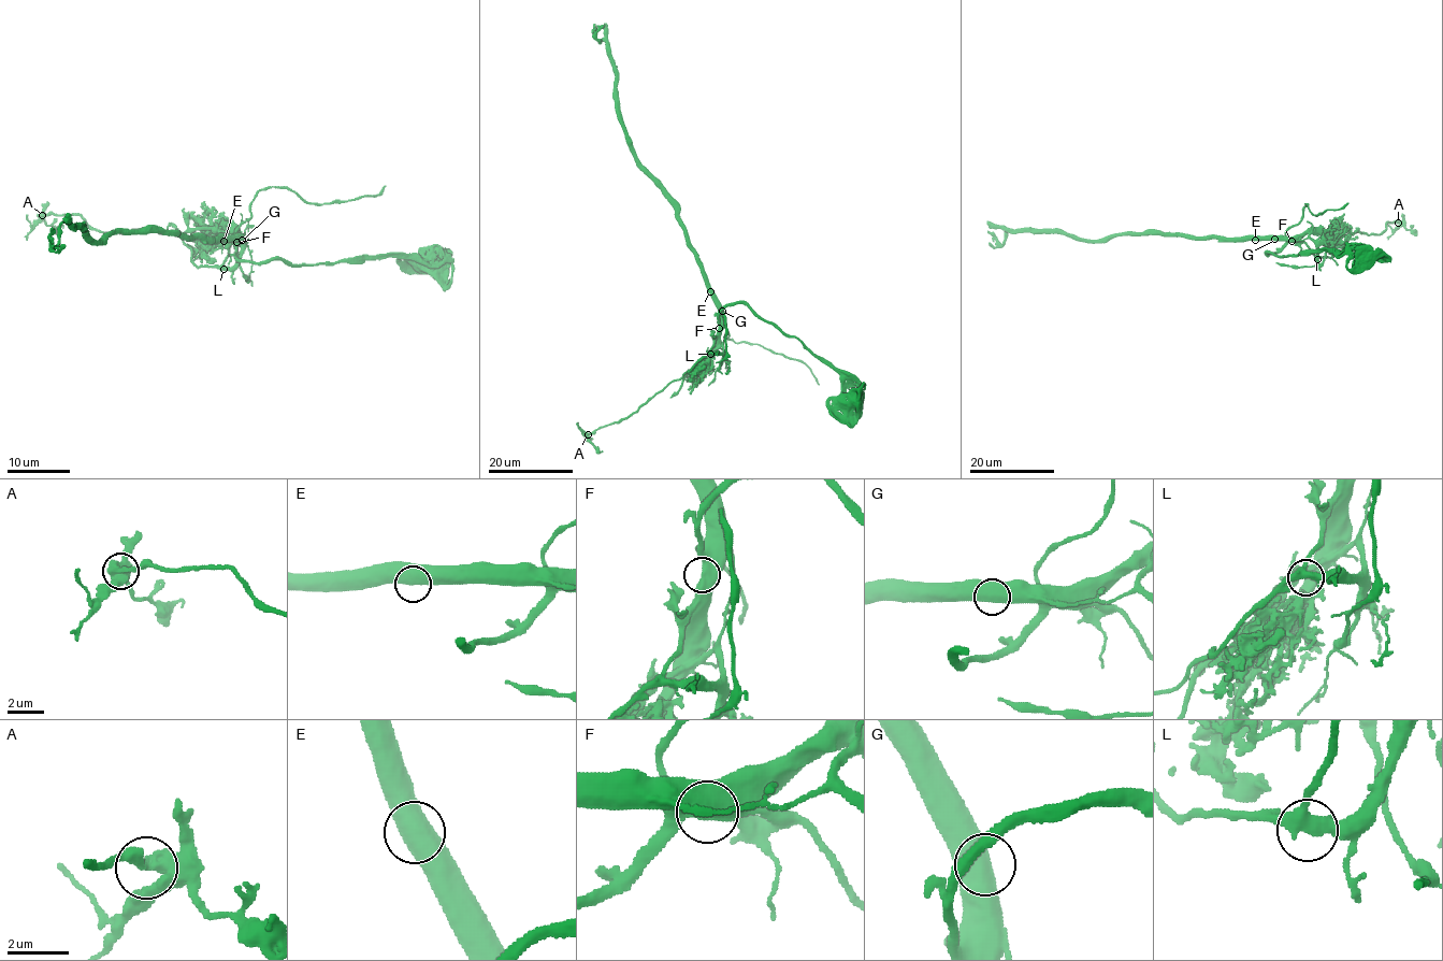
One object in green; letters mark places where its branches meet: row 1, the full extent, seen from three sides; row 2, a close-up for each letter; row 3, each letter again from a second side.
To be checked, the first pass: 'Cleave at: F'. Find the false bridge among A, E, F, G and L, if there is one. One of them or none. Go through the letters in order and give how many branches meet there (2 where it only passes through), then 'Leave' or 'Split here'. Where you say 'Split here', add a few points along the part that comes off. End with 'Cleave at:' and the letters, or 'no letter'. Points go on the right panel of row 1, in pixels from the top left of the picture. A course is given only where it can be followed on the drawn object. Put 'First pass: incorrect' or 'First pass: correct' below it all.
A: Branches: 2. Leave
E: Branches: 1. Leave
F: Branches: 1. Split here. Course of the part to remove: (1292, 241), (1303, 242), (1316, 257), (1330, 257), (1343, 235), (1380, 233), (1387, 223), (1417, 234)
G: Branches: 1. Leave
L: Branches: 3. Leave
Cleave at: F
First pass: correct

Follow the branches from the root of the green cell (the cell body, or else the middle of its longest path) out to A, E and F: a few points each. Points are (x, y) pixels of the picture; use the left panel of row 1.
A: (438, 264), (421, 254), (250, 262), (236, 257), (230, 228), (118, 233), (95, 230), (77, 214), (42, 216)
E: (438, 264), (421, 254), (316, 264), (289, 264), (282, 260), (250, 262), (236, 257), (237, 240), (224, 241)
F: (438, 264), (421, 254), (316, 264), (289, 264), (282, 260), (250, 262), (236, 257), (236, 243)

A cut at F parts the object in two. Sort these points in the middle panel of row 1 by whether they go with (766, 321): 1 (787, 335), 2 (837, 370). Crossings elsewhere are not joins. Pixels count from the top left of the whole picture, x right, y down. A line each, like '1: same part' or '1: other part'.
1: same part
2: same part

